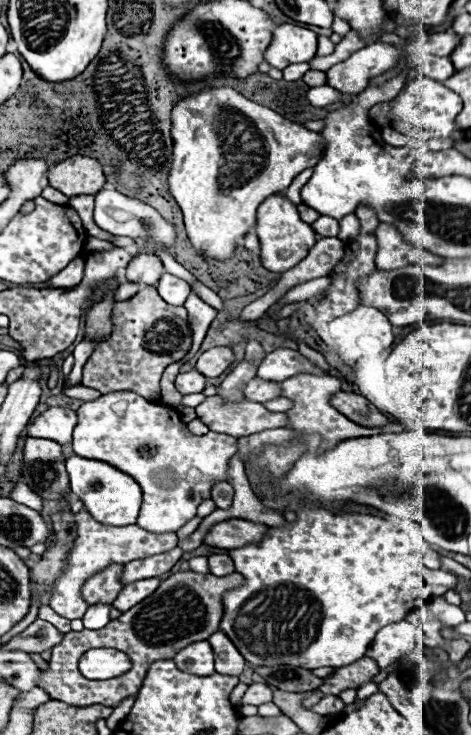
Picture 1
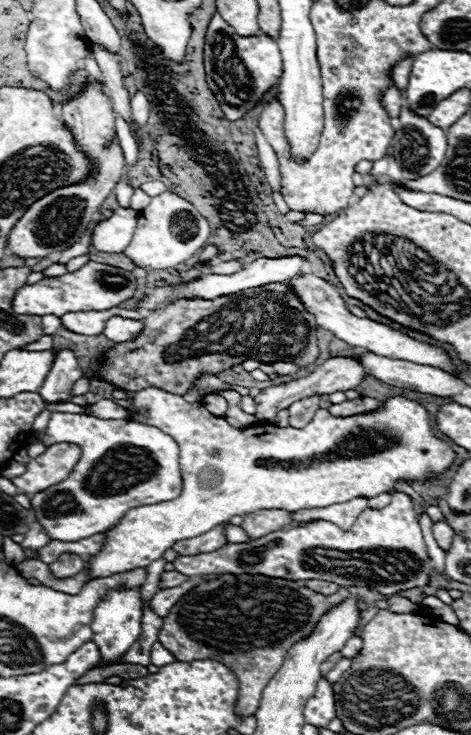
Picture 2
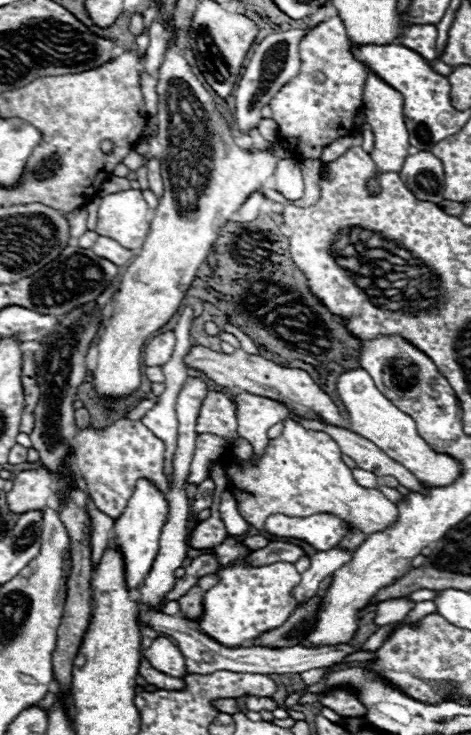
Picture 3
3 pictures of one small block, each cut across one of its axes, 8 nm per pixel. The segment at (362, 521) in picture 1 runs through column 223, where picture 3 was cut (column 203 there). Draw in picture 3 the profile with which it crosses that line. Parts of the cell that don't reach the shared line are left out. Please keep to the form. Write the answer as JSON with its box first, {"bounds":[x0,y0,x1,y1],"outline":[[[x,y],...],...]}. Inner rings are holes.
{"bounds":[198,562,300,648],"outline":[[[274,562],[260,568],[234,566],[224,568],[218,576],[220,584],[204,594],[204,616],[198,622],[198,628],[228,648],[240,646],[246,640],[258,638],[262,632],[278,628],[296,608],[290,592],[300,582],[300,574],[290,562]]]}

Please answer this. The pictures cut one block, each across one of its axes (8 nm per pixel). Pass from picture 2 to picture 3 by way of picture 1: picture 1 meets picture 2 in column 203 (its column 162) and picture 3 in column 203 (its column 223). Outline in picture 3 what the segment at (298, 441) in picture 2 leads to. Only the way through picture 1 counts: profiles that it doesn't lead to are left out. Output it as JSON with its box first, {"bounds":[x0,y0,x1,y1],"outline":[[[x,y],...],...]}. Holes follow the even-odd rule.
{"bounds":[188,434,228,484],"outline":[[[198,434],[188,482],[190,484],[200,484],[202,480],[206,480],[210,462],[220,458],[226,452],[226,448],[228,448],[228,442],[224,438],[214,436],[214,434]]]}

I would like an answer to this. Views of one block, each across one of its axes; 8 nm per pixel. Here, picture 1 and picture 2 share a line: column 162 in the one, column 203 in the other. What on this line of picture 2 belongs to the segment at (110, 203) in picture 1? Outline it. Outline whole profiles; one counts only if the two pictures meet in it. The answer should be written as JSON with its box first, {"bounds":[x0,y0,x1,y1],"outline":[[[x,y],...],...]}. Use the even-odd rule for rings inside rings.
{"bounds":[124,192,208,270],"outline":[[[164,192],[160,196],[154,196],[152,202],[138,212],[138,224],[134,228],[132,242],[124,250],[124,254],[140,268],[152,268],[152,270],[164,270],[174,268],[182,262],[186,262],[190,256],[194,256],[208,240],[208,222],[196,212],[188,200],[176,196],[174,192]]]}

